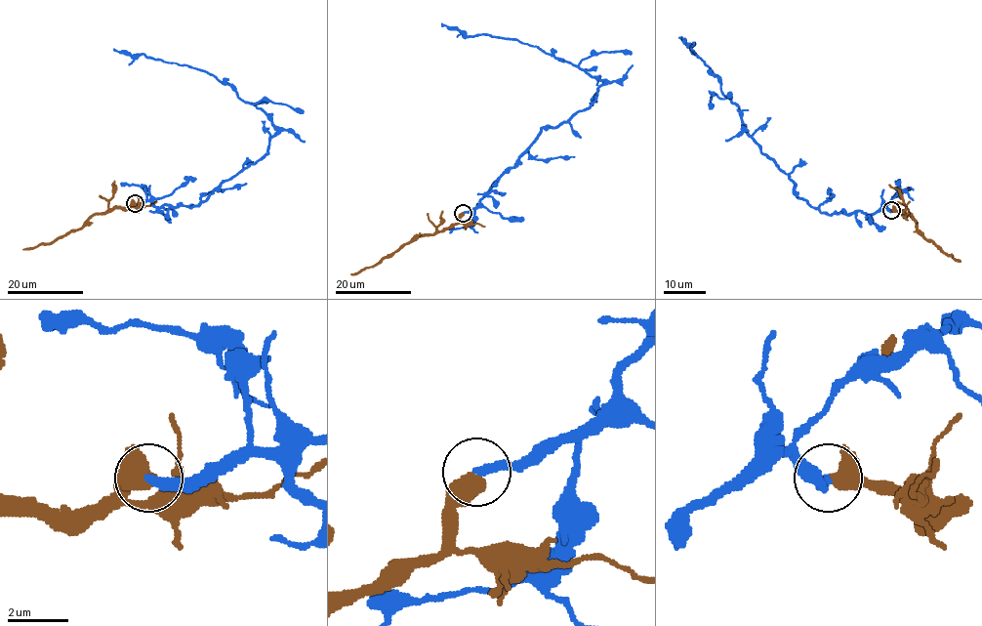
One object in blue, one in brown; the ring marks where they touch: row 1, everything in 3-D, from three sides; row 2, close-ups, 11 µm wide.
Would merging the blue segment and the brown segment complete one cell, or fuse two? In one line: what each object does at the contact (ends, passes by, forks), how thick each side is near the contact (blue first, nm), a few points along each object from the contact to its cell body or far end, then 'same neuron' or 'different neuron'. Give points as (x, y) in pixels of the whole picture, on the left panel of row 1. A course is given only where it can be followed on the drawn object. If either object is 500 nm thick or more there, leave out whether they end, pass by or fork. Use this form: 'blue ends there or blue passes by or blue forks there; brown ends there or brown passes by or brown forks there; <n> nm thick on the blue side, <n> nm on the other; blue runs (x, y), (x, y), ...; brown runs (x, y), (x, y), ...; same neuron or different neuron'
blue ends there; brown passes by; 300 nm thick on the blue side, 440 nm on the other; blue runs (135, 204), (196, 206), (222, 183), (261, 159), (277, 127), (208, 72), (114, 49); brown runs (135, 204), (95, 213), (80, 229), (72, 229), (51, 243), (23, 249); same neuron

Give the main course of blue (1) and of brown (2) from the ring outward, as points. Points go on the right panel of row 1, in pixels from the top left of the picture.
1: (891, 210), (822, 214), (796, 195), (795, 184), (761, 152), (693, 42), (678, 37)
2: (891, 210), (910, 215), (916, 220), (917, 229), (960, 261)

